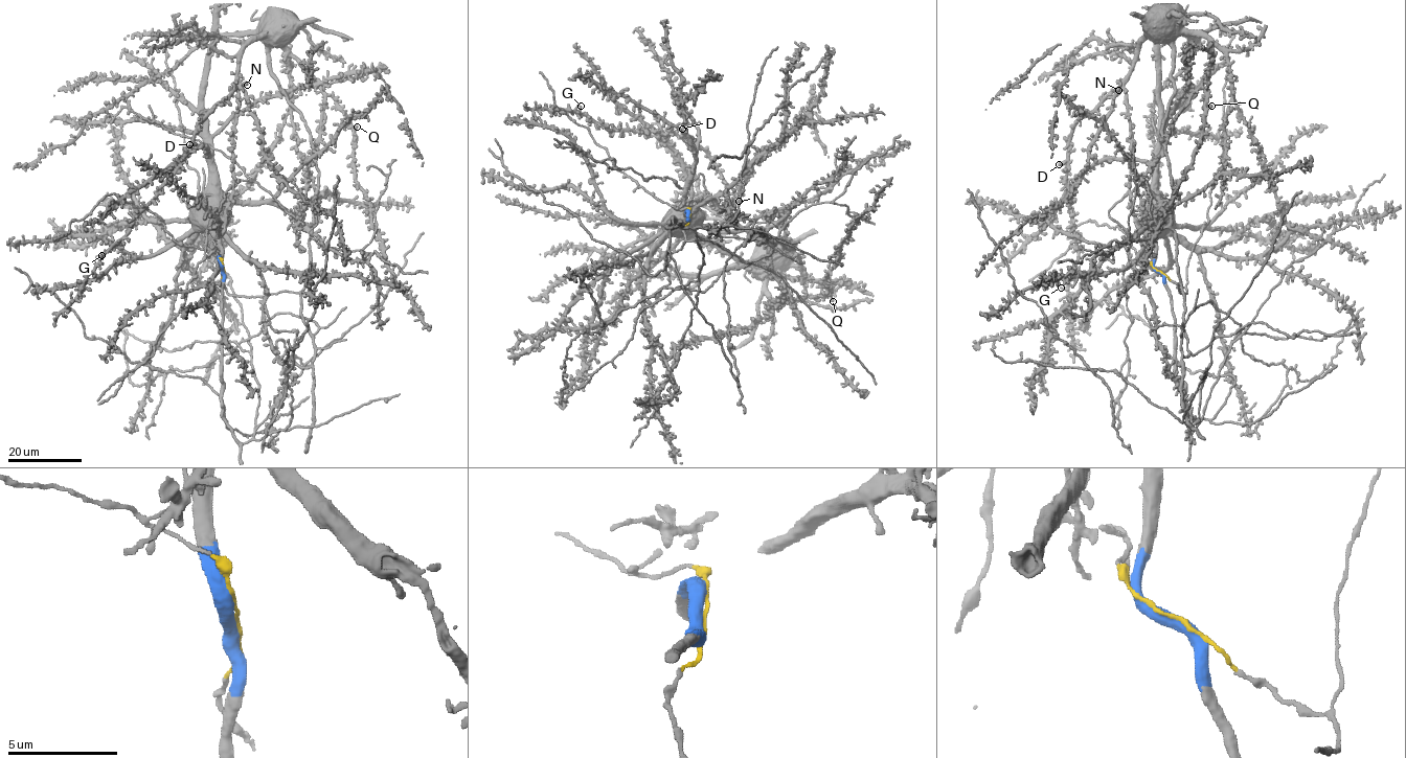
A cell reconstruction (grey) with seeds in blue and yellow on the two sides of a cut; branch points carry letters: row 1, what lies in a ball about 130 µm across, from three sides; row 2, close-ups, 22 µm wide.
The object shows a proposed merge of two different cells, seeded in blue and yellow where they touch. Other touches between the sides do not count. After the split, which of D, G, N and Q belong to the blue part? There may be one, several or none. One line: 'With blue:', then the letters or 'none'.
With blue: none

